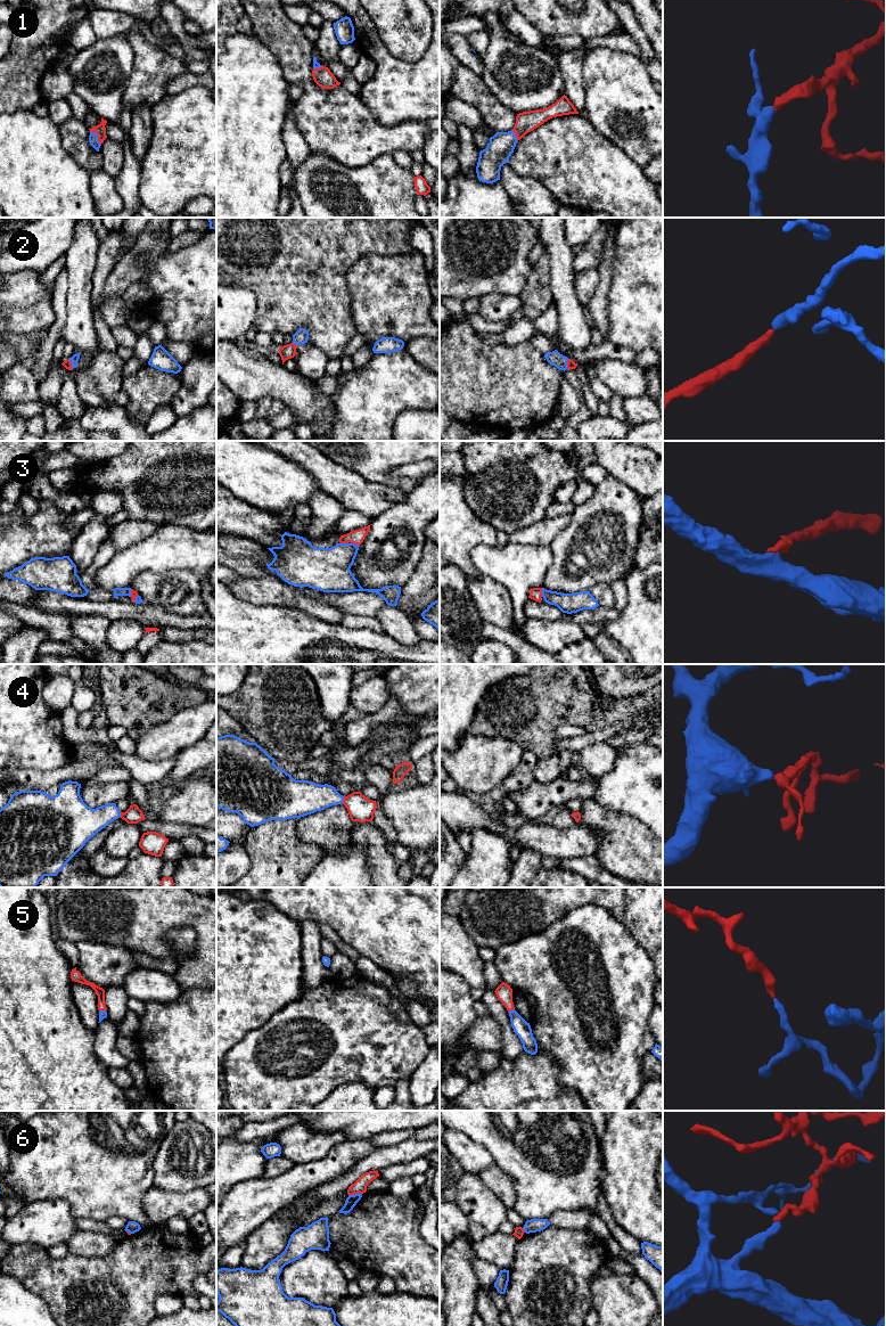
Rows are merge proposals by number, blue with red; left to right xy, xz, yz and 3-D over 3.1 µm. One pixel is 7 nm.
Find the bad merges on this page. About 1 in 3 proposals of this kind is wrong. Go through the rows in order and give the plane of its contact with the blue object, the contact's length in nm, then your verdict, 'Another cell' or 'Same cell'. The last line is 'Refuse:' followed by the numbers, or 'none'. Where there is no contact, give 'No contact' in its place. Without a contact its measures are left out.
1: Touches blue in xy. Shared border 130 nm. Same cell
2: Touches blue in xz. Shared border 40 nm. Same cell
3: Touches blue in yz. Shared border 60 nm. Same cell
4: Touches blue in xz. Shared border 50 nm. Same cell
5: Touches blue in yz. Shared border 50 nm. Same cell
6: Touches blue in xz. Shared border 100 nm. Another cell
Refuse: 6

